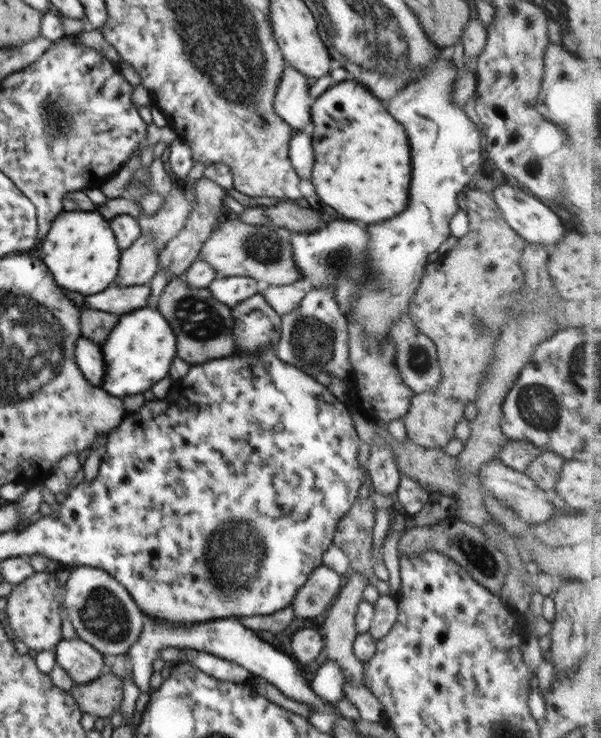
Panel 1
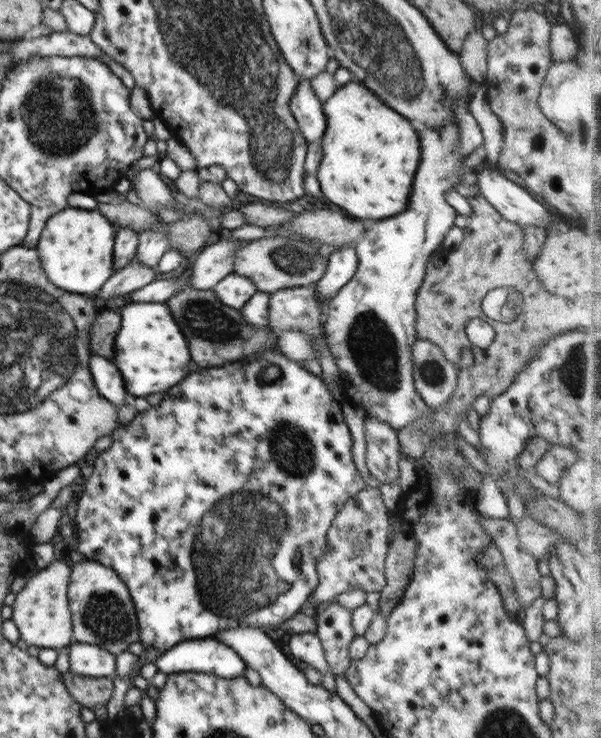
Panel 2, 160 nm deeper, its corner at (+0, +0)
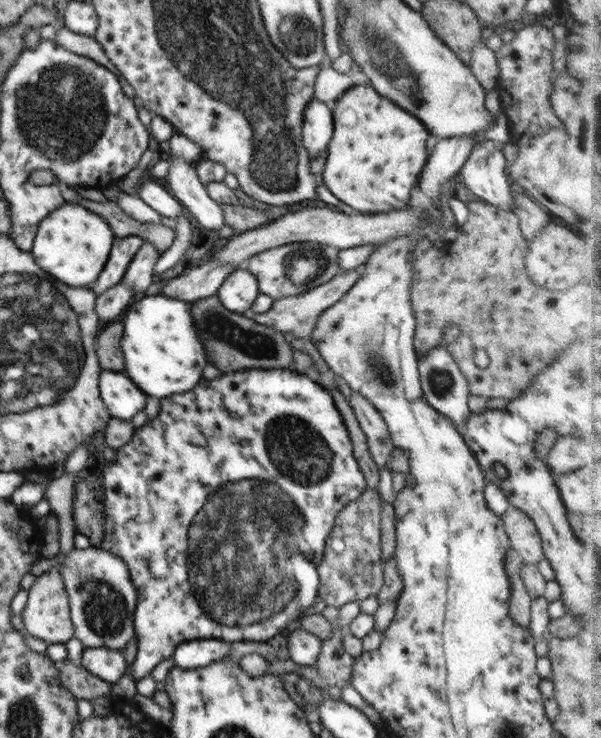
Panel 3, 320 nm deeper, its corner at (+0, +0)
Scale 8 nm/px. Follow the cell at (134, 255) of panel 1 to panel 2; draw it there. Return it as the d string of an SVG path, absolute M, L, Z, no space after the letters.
M133 259L121 268L120 272L110 276L110 280L106 280L106 284L96 294L98 298L105 299L104 309L114 307L115 302L124 298L126 294L140 290L154 281L155 273L156 269L144 266L141 261Z

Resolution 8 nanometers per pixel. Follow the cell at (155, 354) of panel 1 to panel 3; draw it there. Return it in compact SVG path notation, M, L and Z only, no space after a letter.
M158 294L132 302L120 320L124 320L122 348L126 358L124 373L138 384L138 390L161 400L190 392L202 380L202 368L208 366L204 344L198 338L191 315L191 303Z

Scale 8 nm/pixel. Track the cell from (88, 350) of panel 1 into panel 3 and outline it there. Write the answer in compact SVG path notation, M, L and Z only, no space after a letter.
M100 370L98 388L112 418L124 422L131 422L138 413L144 411L150 399L123 372Z

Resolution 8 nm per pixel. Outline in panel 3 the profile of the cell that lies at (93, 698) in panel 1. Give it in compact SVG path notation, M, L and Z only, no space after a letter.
M70 659L58 663L59 680L77 699L93 701L98 696L107 695L113 683L106 682L94 676L81 664L78 665Z

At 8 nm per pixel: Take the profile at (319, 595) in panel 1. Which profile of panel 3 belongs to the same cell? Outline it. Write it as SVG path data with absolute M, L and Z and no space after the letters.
M366 489L356 500L349 502L335 519L332 532L327 536L325 555L318 567L320 586L318 599L325 606L339 607L350 601L361 602L373 596L383 587L383 565L381 558L381 499L377 491Z

